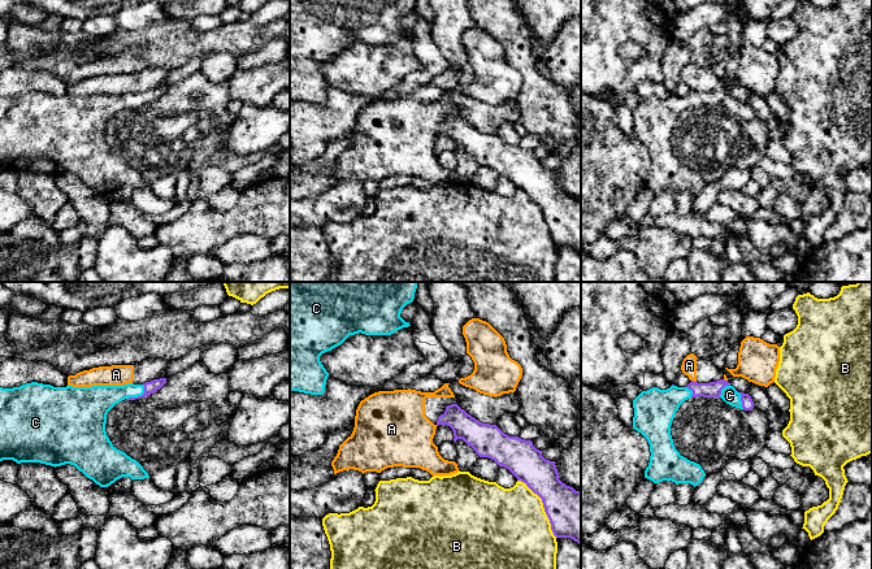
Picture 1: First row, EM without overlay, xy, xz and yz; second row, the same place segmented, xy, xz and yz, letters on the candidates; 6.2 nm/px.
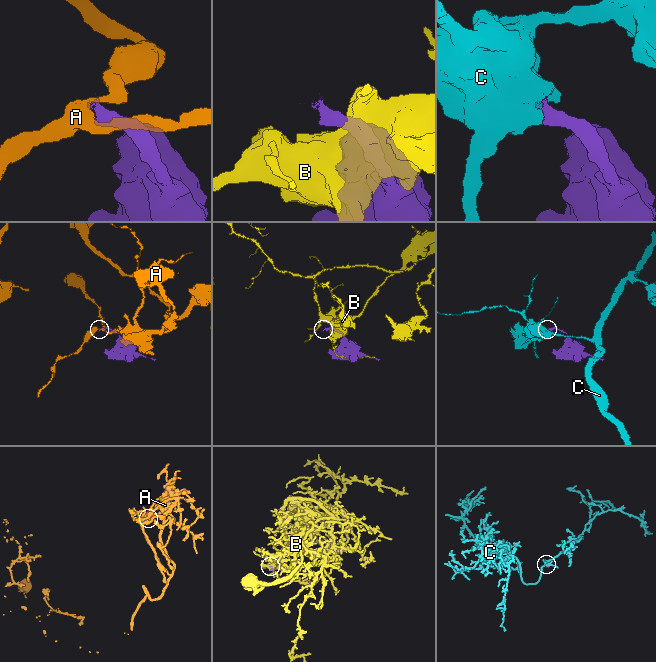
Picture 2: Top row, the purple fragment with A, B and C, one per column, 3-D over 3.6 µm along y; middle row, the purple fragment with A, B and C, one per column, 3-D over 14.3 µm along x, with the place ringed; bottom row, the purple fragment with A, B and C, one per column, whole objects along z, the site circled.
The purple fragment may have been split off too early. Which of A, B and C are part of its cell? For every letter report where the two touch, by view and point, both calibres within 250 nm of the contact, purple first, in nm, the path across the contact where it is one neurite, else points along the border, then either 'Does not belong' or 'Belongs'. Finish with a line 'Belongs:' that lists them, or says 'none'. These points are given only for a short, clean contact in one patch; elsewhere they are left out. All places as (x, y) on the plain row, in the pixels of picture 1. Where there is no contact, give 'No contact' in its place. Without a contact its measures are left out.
A: Touches purple at yz (693, 90). Thickness 100 nm (purple) against 100 nm. Boundary: yz (692, 88), (695, 91). Does not belong
B: Touches purple at xz (543, 216). Thickness 300 nm (purple) against 480 nm. Does not belong
C: Touches purple at xy (138, 105). Thickness 80 nm (purple) against 190 nm. Belongs
Belongs: C

